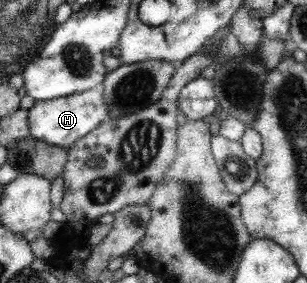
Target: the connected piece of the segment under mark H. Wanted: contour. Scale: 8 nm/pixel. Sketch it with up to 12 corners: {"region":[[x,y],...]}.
{"region":[[98,85],[35,101],[31,138],[68,150],[109,114]]}

